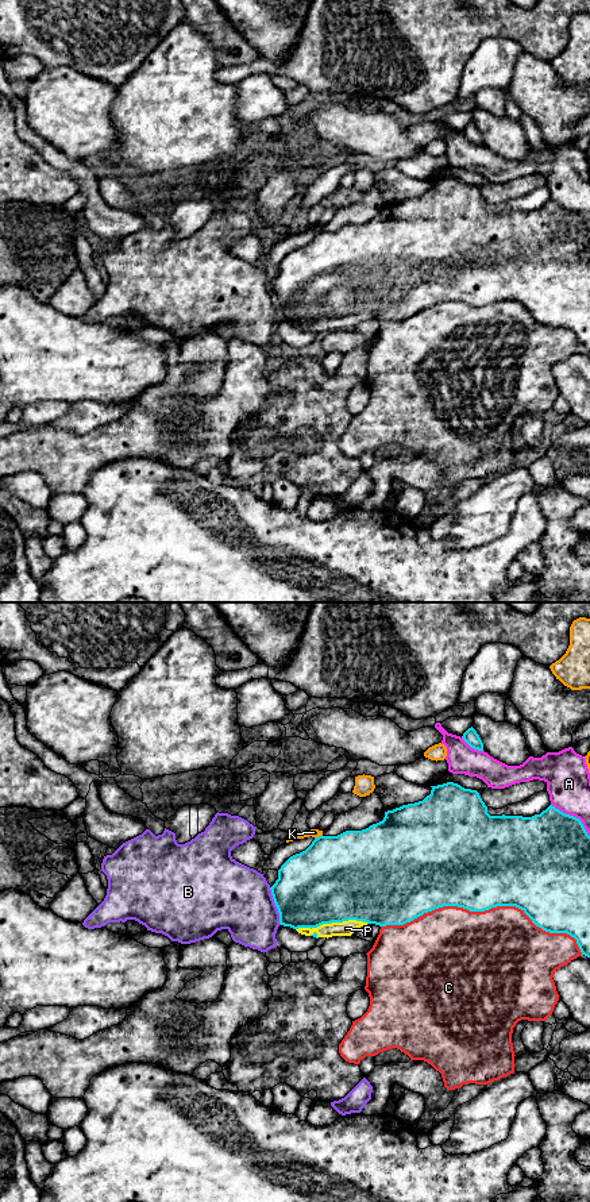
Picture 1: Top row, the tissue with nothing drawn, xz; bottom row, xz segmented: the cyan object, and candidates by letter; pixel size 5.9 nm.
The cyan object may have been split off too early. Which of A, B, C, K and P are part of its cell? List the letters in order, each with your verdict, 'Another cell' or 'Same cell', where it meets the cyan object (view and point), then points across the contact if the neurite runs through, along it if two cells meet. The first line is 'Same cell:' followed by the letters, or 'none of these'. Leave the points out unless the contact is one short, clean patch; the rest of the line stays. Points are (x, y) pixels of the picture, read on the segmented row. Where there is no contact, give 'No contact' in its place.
Same cell: P
A: Another cell. Touches cyan at xz (573, 816)
B: Another cell. Touches cyan at xz (276, 905)
C: Another cell. Touches cyan at xz (485, 909)
K: Another cell. Touches cyan at xz (319, 836)
P: Same cell. Touches cyan at xz (331, 923)

